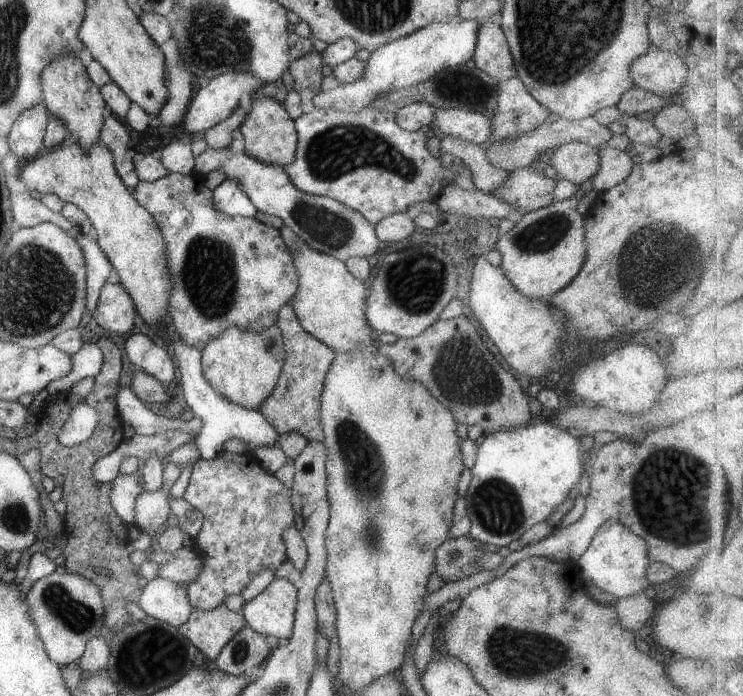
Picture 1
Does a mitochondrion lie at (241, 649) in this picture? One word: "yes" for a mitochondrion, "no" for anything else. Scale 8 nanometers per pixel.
yes

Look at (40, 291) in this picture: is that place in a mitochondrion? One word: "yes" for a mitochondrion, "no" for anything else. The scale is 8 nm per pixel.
yes

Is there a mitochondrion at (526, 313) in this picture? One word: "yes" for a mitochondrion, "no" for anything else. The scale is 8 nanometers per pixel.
no

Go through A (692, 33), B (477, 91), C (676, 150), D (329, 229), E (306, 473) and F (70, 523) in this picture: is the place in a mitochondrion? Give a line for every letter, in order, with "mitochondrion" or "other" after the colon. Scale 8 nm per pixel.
A: other
B: mitochondrion
C: other
D: mitochondrion
E: other
F: other

